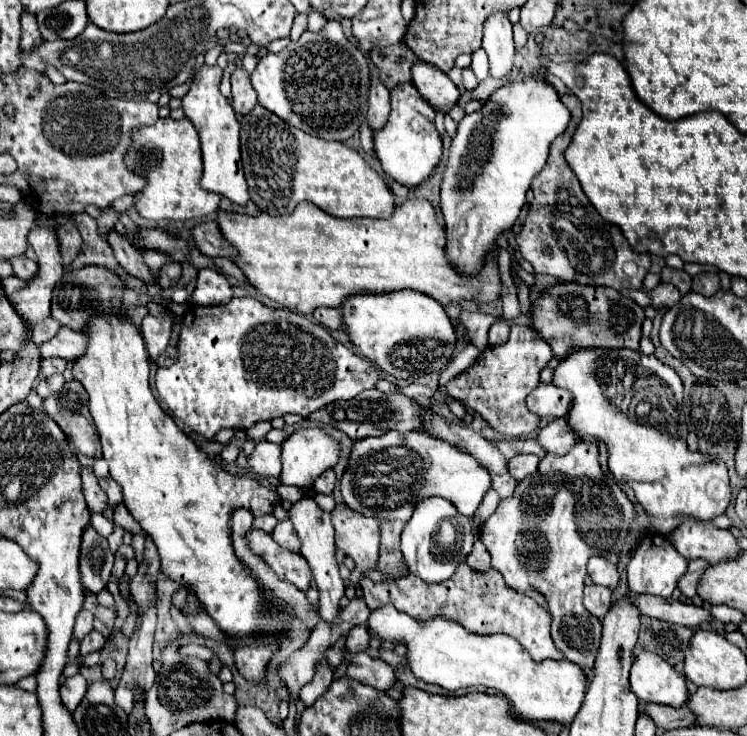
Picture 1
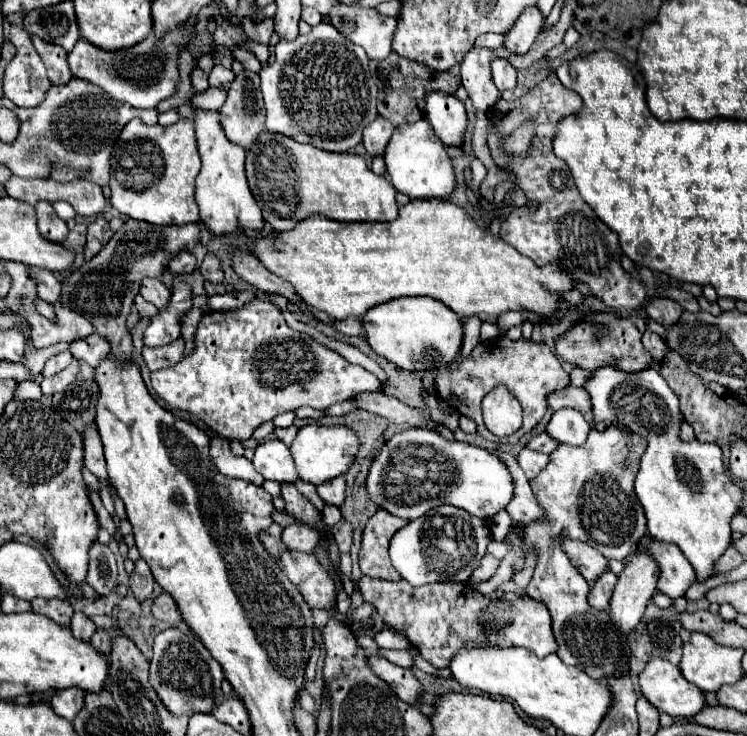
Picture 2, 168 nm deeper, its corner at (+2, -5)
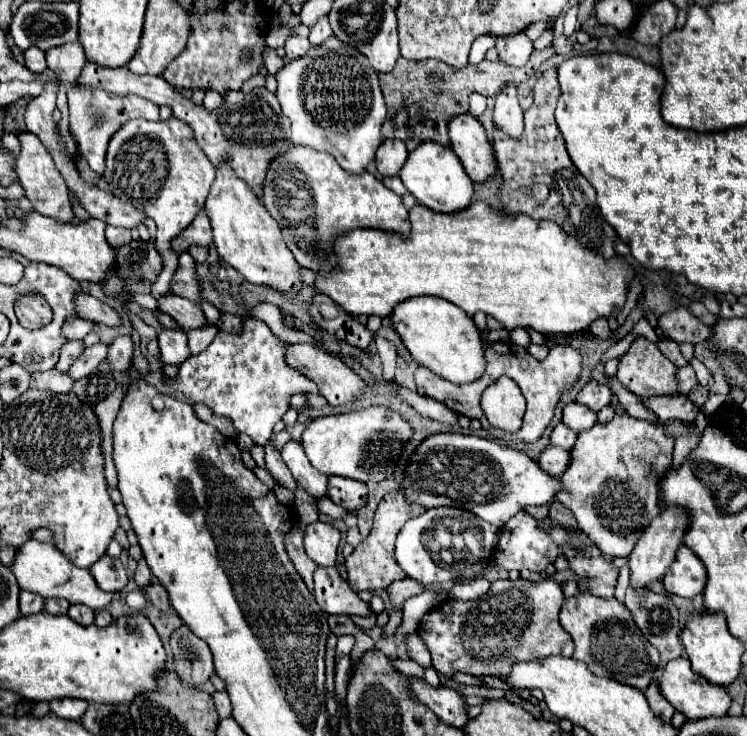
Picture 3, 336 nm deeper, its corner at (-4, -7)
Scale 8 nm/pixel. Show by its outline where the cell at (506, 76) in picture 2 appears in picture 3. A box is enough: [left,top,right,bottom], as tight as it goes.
[493,84,523,138]

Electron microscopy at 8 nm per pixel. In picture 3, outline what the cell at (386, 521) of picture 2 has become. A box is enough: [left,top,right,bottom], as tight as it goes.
[345,488,425,592]

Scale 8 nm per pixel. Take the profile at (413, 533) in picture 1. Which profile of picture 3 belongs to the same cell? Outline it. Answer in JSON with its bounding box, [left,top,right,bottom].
[395,508,499,584]

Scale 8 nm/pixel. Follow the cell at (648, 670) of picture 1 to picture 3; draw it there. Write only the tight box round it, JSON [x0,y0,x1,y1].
[659,658,731,720]

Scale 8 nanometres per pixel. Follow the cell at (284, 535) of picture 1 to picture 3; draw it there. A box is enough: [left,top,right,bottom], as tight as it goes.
[305,522,341,566]

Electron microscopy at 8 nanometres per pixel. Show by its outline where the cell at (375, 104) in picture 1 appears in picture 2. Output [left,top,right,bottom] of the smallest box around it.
[363,116,393,156]

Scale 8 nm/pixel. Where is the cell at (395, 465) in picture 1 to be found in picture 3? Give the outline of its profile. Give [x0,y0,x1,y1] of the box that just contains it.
[401,432,561,526]

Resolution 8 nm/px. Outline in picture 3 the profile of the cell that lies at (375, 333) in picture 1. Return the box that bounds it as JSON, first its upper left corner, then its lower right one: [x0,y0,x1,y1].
[391,296,487,384]

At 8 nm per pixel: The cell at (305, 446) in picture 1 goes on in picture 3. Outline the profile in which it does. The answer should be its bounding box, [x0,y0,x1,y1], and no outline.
[301,406,413,482]

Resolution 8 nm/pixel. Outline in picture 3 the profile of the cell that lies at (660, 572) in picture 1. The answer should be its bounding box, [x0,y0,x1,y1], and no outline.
[663,544,707,598]

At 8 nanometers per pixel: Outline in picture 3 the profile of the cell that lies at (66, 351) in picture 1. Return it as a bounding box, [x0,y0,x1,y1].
[109,336,133,372]

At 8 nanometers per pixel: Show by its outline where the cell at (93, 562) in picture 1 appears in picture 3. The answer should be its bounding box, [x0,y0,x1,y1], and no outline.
[89,556,127,592]

